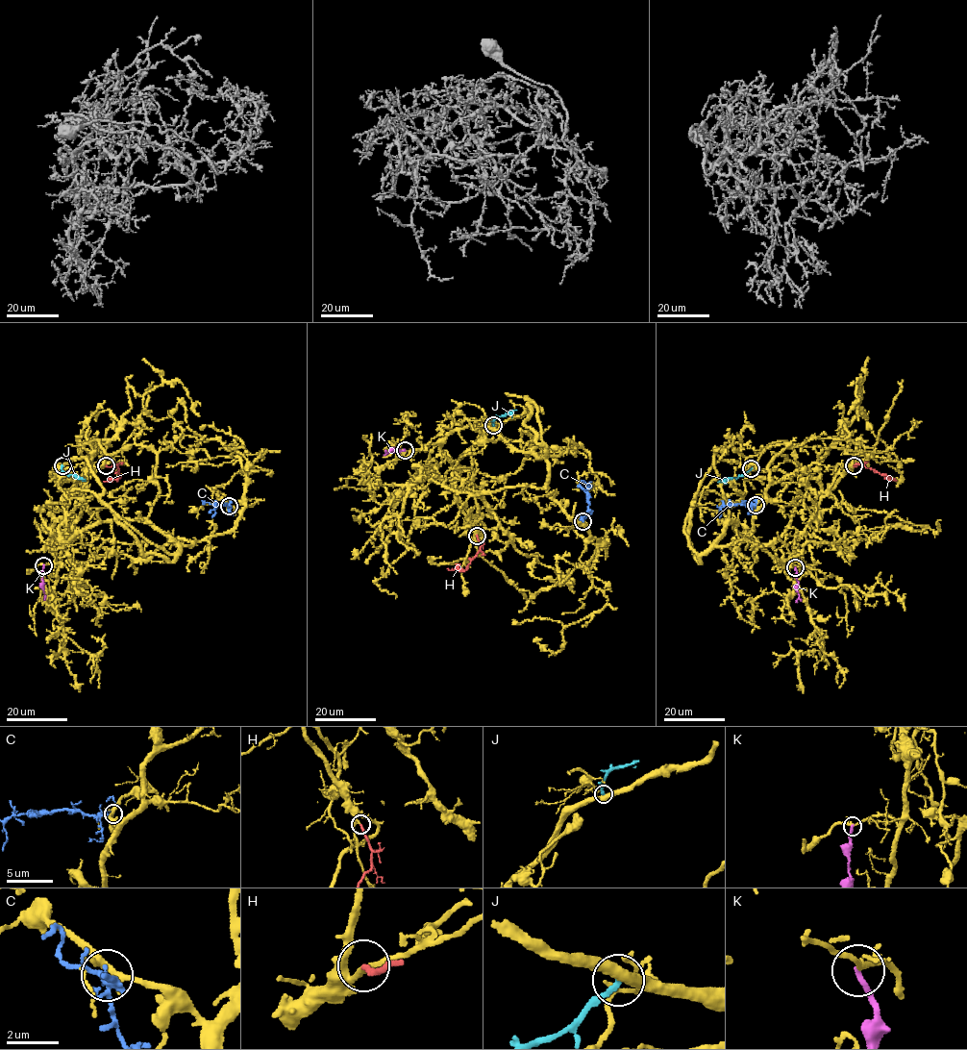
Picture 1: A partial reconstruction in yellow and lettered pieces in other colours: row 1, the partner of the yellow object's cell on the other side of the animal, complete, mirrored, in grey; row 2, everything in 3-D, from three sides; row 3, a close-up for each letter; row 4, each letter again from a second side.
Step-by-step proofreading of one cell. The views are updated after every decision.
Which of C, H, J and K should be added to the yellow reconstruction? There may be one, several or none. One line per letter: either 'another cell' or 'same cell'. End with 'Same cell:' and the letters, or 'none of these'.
C: another cell
H: same cell
J: another cell
K: another cell
Same cell: H

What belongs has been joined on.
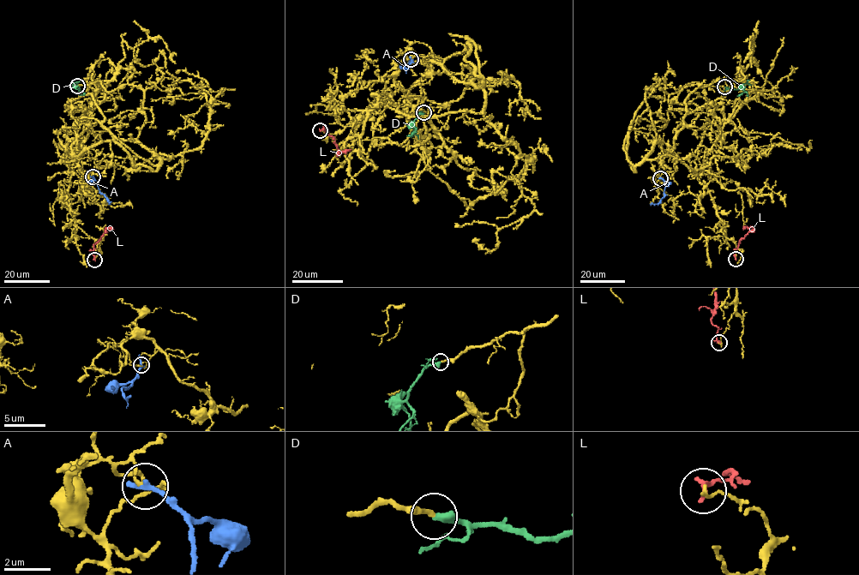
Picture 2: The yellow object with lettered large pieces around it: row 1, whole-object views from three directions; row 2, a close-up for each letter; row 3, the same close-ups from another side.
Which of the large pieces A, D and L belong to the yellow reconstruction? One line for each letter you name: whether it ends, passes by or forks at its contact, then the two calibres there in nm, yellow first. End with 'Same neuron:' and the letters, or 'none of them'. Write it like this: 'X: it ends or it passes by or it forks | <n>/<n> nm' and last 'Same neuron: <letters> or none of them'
D: it ends | 200/440 nm
Same neuron: D

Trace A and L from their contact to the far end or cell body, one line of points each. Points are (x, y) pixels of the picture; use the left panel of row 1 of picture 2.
A: (93, 176), (99, 192), (110, 203)
L: (94, 260), (93, 245), (105, 228), (111, 228), (112, 230)

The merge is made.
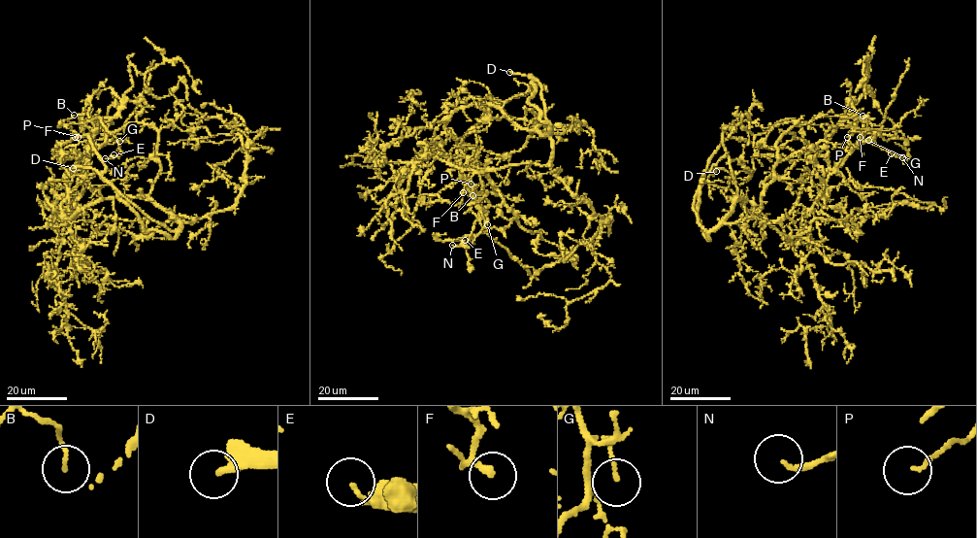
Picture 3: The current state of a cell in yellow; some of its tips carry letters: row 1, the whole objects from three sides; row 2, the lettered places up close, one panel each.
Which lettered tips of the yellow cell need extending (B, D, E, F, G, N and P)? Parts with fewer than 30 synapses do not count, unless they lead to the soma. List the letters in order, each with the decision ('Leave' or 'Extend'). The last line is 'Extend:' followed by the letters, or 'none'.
B: Leave
D: Extend
E: Leave
F: Leave
G: Leave
N: Leave
P: Leave
Extend: D

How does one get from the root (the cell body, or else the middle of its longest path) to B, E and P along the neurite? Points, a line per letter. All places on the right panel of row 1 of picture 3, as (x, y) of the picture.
B: (732, 175), (723, 140), (727, 126), (741, 124), (757, 135), (788, 118), (807, 124), (848, 127), (863, 116)
E: (732, 175), (743, 207), (776, 220), (809, 209), (861, 144), (891, 153)
P: (732, 175), (723, 140), (727, 126), (741, 124), (757, 135), (794, 118), (851, 126), (856, 131), (847, 137)

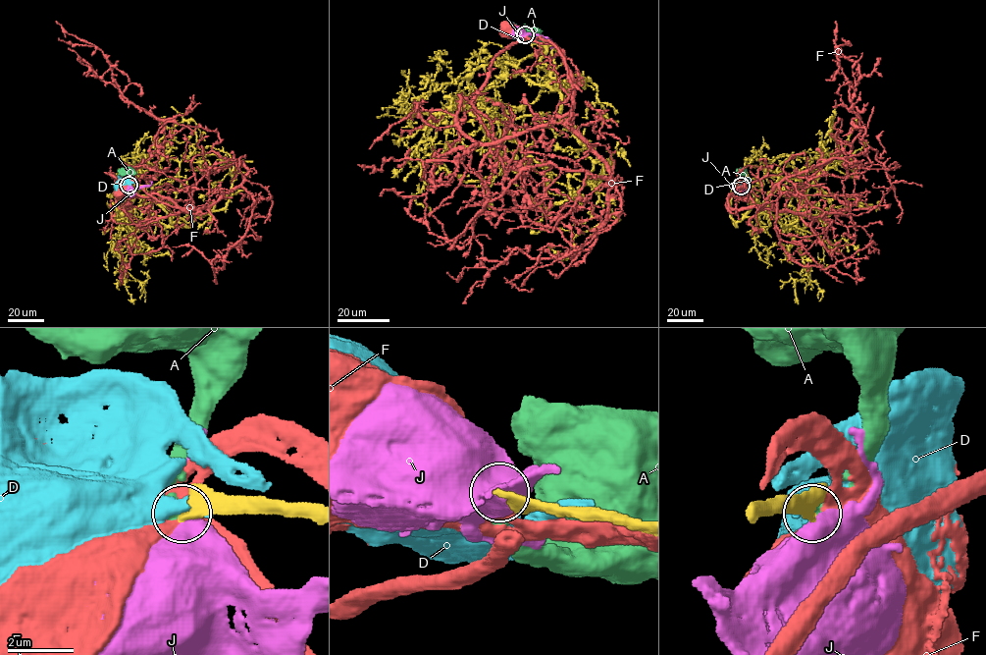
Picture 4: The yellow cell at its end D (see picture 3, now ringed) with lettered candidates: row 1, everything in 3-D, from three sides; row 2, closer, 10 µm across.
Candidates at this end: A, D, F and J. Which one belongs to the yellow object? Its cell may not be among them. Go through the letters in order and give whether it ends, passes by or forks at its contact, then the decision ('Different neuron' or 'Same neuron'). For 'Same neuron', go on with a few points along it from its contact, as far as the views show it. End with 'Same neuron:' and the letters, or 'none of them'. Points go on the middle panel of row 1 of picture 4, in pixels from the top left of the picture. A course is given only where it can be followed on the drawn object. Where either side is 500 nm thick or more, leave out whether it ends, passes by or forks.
A: It ends there. Same neuron
D: Different neuron
F: Different neuron
J: Different neuron
Same neuron: A

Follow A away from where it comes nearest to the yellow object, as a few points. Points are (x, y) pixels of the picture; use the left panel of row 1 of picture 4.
A: (129, 185), (128, 172)

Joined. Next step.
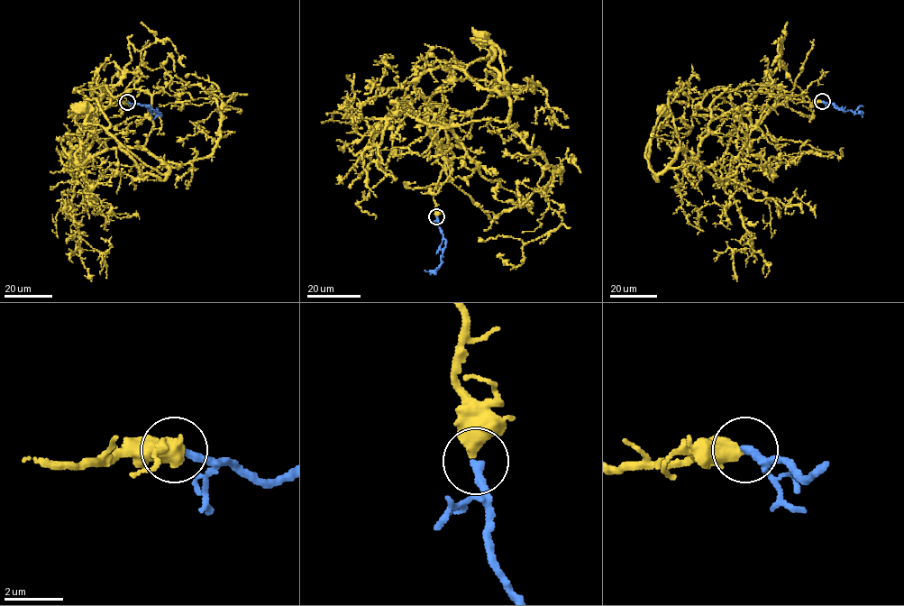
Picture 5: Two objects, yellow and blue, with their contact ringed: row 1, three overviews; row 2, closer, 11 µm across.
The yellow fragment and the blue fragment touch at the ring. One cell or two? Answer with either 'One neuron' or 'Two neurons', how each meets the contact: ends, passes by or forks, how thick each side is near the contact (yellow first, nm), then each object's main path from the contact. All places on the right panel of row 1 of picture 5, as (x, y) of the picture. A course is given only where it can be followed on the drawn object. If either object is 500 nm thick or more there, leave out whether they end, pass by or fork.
One neuron. Thickness 550 nm (yellow) against 240 nm. Course of yellow: (822, 101), (786, 98), (761, 122), (744, 126), (731, 113), (672, 101), (652, 133), (666, 124), (666, 111). Course of blue: (822, 101), (840, 110), (861, 113), (862, 116)

